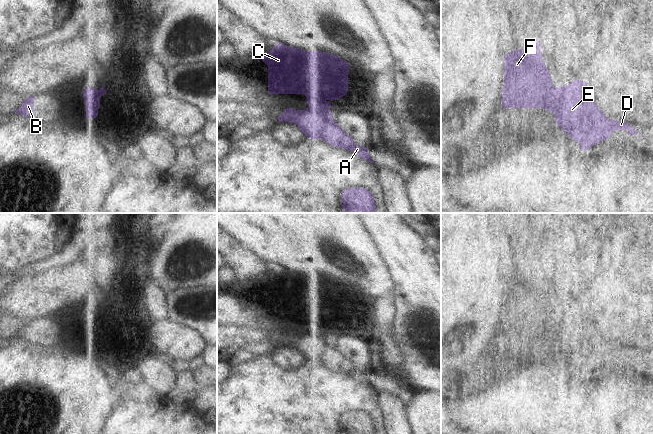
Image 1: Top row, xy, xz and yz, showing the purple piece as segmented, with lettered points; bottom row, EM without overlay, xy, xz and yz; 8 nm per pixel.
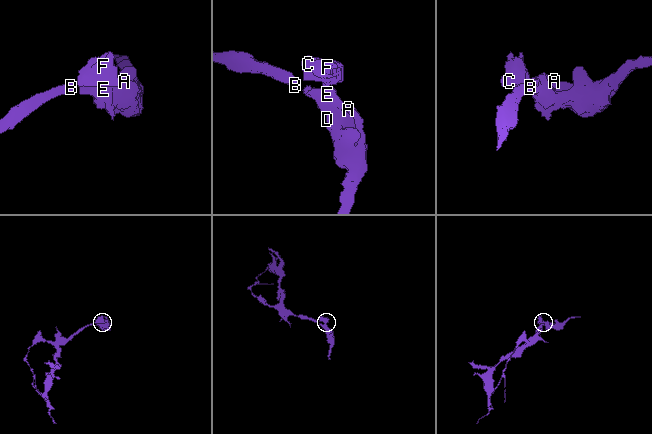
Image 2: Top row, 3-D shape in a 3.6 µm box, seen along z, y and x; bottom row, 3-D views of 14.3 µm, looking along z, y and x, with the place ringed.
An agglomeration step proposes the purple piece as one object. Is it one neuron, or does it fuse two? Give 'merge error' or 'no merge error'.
merge error

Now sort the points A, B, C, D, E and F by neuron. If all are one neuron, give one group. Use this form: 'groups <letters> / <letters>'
groups A B D E / C F

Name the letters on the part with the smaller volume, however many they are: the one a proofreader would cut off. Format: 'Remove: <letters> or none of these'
Remove: C, F.

